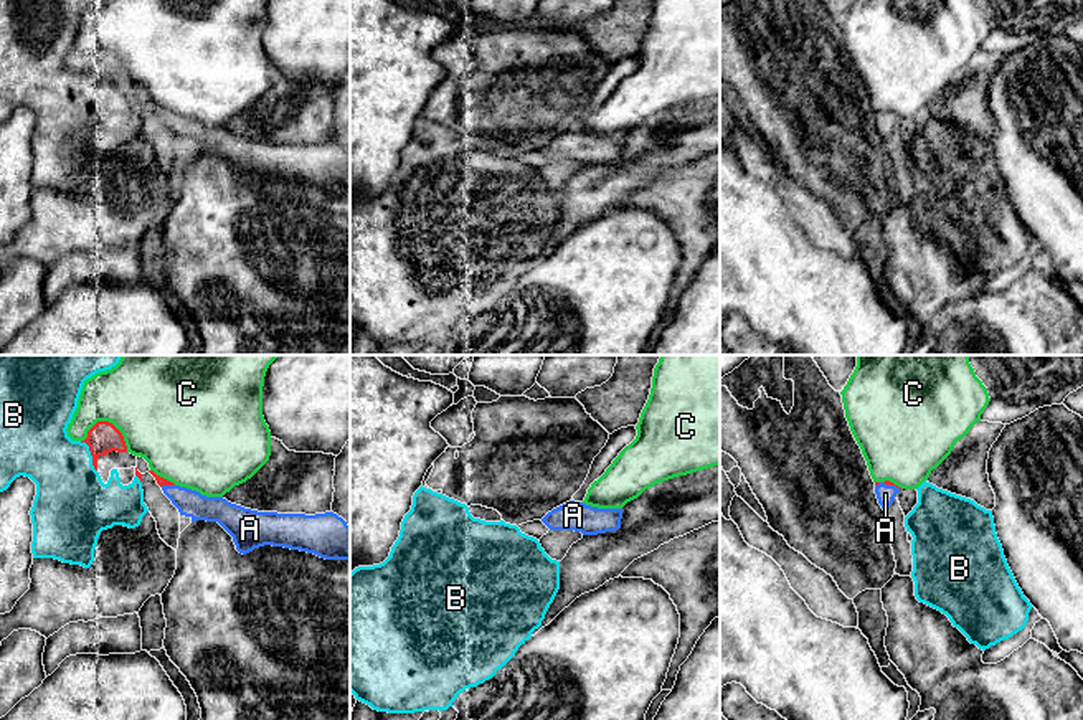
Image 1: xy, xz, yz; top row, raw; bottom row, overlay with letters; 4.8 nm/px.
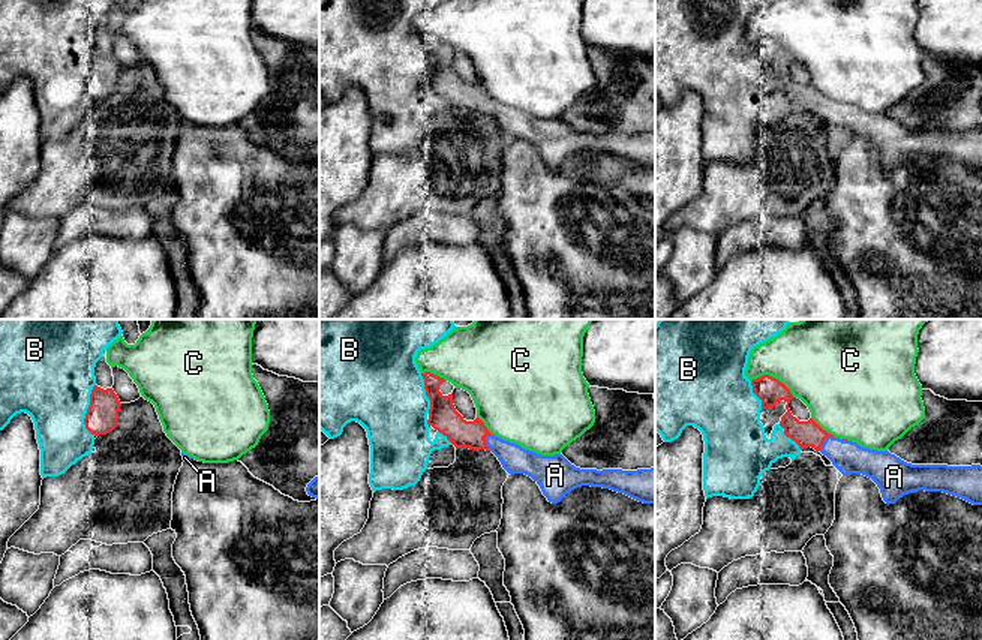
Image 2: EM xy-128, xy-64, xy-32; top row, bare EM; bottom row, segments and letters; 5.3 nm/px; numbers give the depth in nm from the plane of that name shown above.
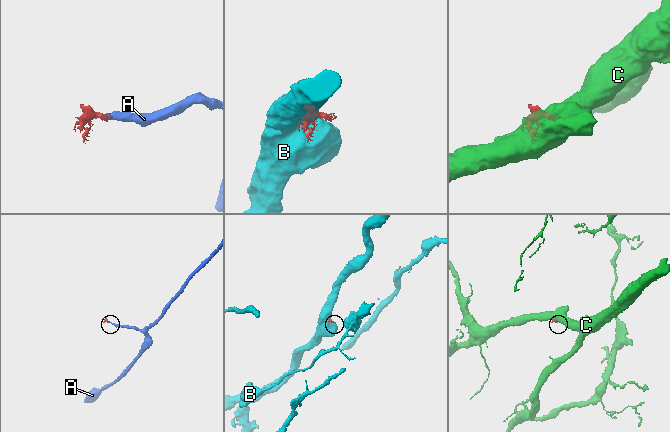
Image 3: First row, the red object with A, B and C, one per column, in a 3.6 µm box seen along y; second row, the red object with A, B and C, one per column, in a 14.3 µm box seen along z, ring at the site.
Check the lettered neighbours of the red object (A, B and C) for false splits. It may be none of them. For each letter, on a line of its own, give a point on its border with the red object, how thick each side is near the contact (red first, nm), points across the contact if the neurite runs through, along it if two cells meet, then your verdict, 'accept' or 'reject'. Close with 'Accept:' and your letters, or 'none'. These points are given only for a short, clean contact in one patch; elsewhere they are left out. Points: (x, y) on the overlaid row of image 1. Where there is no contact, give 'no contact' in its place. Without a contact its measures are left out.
A: yz (887, 484) | 20/90 nm | across yz (887, 483), (887, 484), (885, 494) | accept
B: xy (91, 454) | 160/360 nm | reject
C: xy (108, 421) | 160/460 nm | reject
Accept: A

